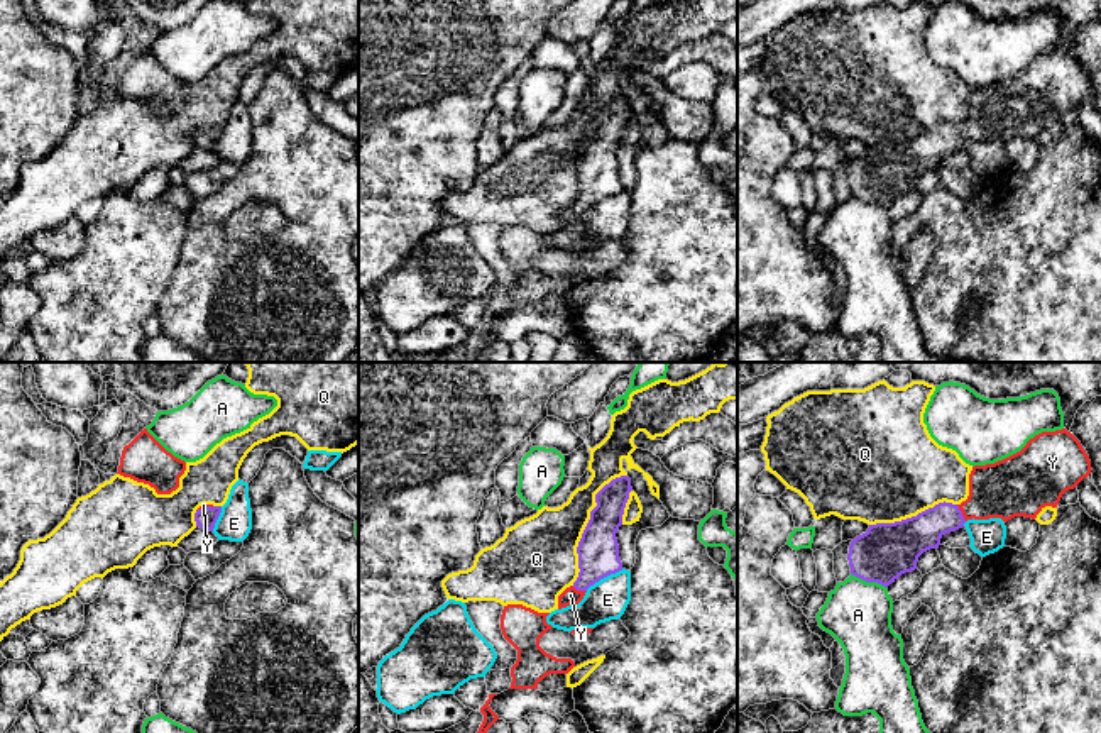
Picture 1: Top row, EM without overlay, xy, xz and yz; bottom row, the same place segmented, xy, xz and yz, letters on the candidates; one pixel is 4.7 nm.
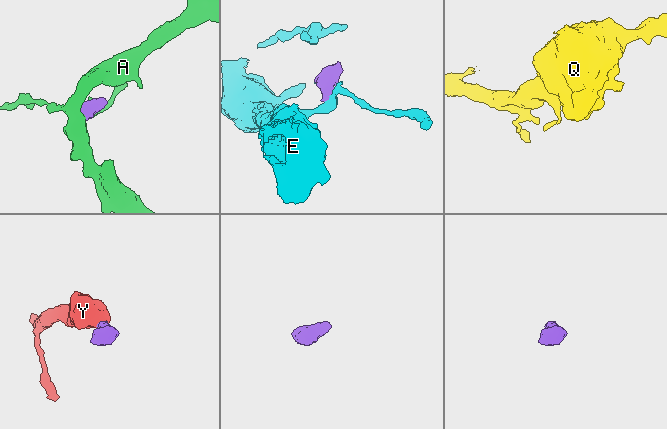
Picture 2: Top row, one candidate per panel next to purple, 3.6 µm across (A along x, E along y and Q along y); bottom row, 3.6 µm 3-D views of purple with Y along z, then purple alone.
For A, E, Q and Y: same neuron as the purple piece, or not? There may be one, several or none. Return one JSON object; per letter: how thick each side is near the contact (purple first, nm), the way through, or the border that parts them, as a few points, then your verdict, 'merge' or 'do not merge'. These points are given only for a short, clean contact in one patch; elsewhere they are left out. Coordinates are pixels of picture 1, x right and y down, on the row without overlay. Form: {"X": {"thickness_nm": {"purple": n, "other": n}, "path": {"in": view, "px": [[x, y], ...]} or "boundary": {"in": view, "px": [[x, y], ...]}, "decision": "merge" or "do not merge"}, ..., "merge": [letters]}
{"A": {"thickness_nm": {"purple": 260, "other": 320}, "boundary": {"in": "yz", "px": [[851, 193], [866, 202], [876, 202], [885, 209]]}, "decision": "do not merge"}, "E": {"thickness_nm": {"purple": 190, "other": 190}, "boundary": {"in": "xz", "px": [[623, 190], [601, 198], [586, 210]]}, "decision": "do not merge"}, "Q": {"thickness_nm": {"purple": 190, "other": 340}, "decision": "do not merge"}, "Y": {"thickness_nm": {"purple": 180, "other": 280}, "path": {"in": "yz", "px": [[919, 154], [934, 143], [961, 134], [1003, 110]]}, "decision": "merge"}, "merge": ["Y"]}

